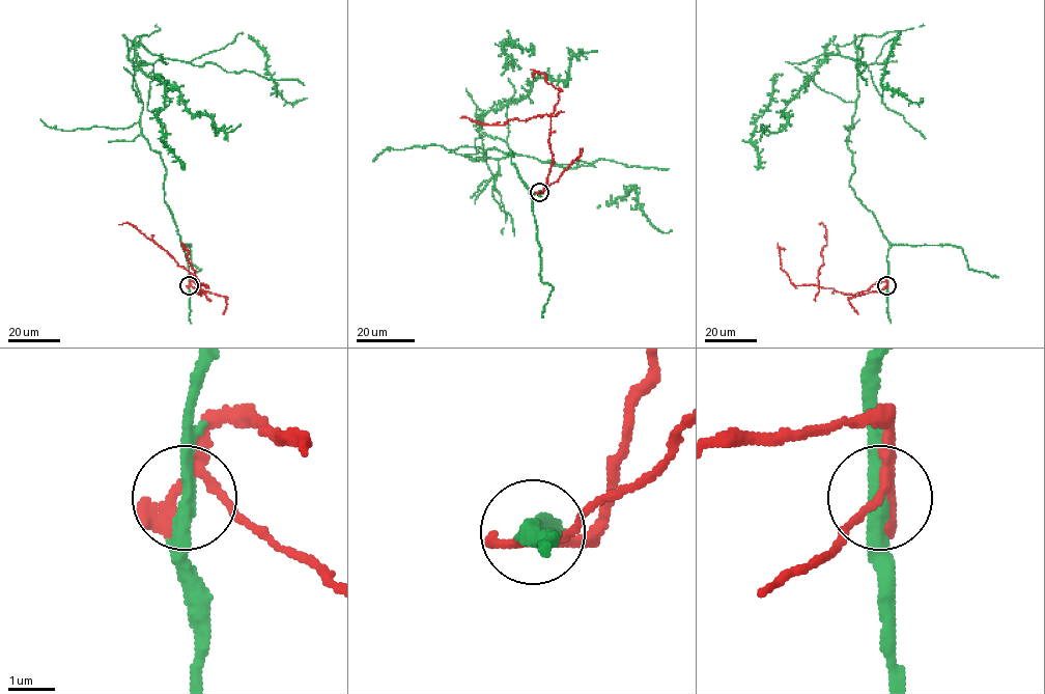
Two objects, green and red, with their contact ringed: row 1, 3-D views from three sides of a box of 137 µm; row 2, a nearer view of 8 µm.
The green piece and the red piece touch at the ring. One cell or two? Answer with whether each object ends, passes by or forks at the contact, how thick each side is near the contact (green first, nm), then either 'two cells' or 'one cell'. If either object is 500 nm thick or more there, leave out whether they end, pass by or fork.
green passes by; red forks; calibres 320 and 200 nm; two cells

